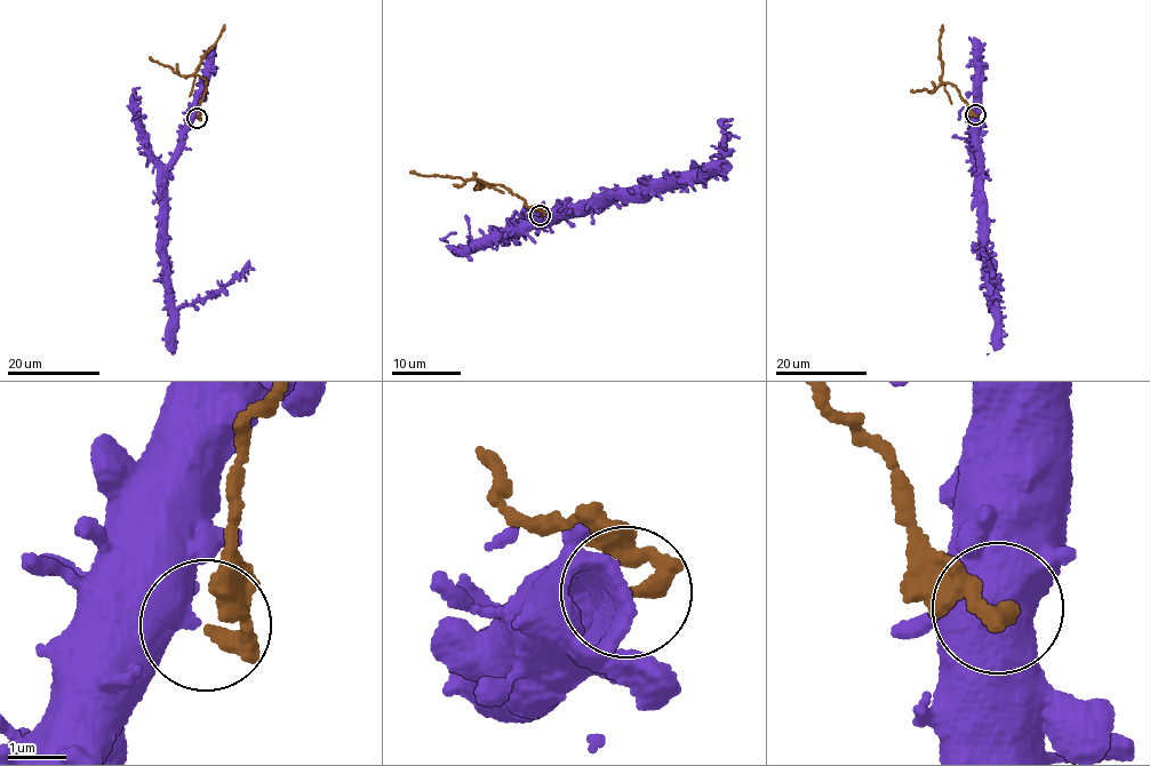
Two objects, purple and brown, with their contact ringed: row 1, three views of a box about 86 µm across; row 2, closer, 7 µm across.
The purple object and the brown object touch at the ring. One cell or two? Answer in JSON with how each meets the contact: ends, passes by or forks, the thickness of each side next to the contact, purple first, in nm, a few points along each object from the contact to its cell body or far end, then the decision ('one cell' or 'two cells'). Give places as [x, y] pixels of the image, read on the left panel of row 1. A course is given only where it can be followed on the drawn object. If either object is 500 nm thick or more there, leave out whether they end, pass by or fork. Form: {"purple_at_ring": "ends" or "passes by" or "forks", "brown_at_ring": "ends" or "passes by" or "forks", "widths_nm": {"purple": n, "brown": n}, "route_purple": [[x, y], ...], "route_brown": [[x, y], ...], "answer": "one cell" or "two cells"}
{"widths_nm": {"purple": 550, "brown": 300}, "route_purple": [[197, 117], [167, 176], [169, 301], [175, 308], [192, 305], [248, 266], [255, 269]], "route_brown": [[197, 117], [200, 118], [206, 87], [205, 79], [196, 73], [201, 56], [218, 39], [224, 24]], "answer": "two cells"}

